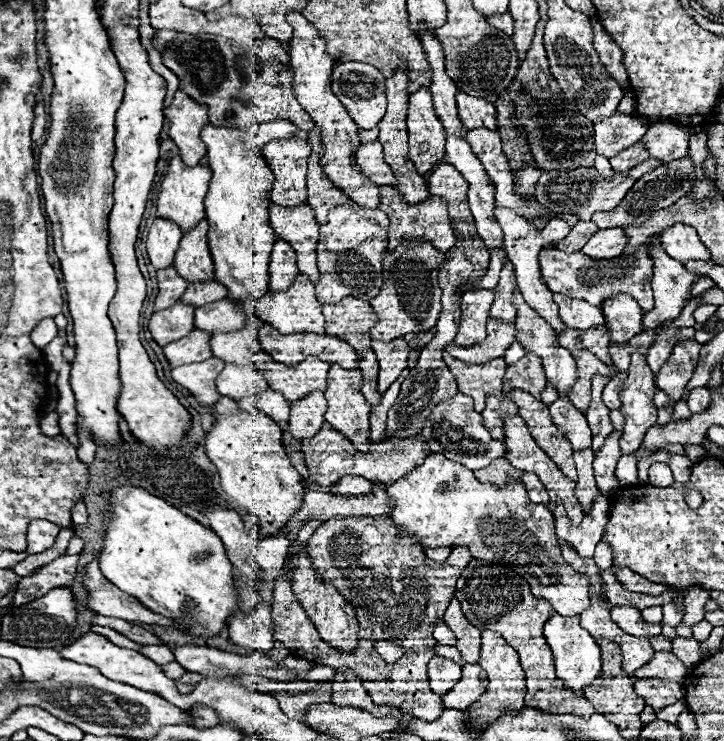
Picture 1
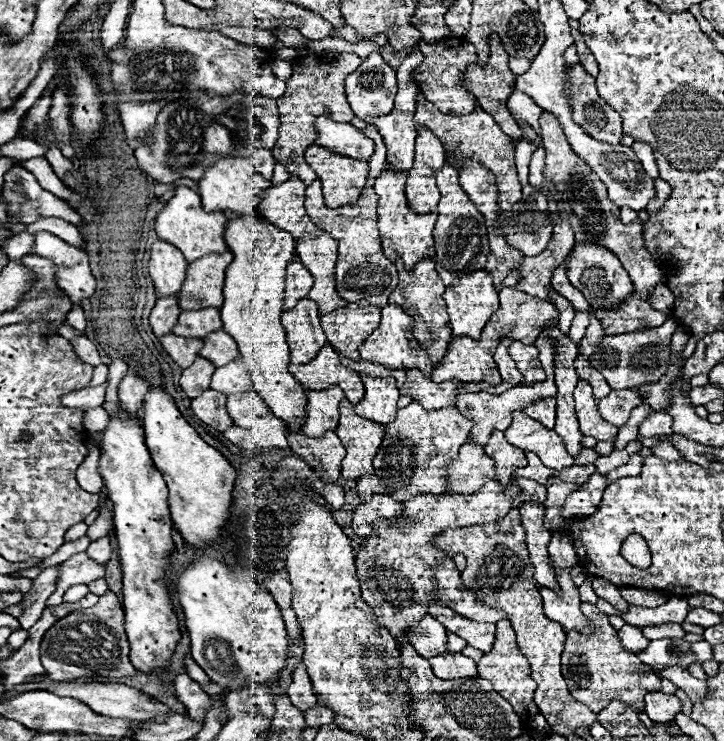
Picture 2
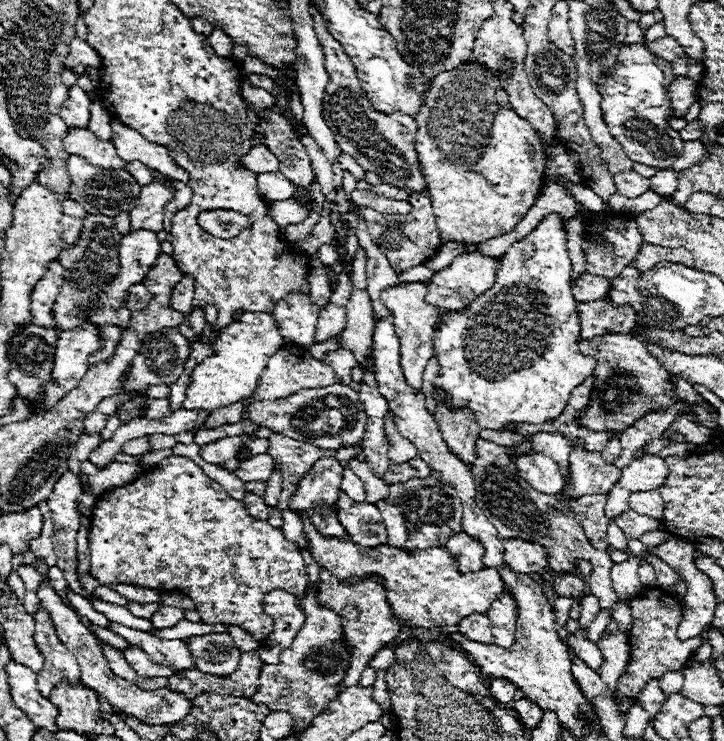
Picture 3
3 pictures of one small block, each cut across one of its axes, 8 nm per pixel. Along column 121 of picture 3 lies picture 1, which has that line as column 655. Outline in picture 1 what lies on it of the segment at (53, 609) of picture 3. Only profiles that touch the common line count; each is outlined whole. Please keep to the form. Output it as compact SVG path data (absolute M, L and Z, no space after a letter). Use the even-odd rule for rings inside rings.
M636 678L634 682L634 692L644 698L648 706L654 710L660 710L664 706L670 706L684 698L686 690L678 682L668 682L662 678Z

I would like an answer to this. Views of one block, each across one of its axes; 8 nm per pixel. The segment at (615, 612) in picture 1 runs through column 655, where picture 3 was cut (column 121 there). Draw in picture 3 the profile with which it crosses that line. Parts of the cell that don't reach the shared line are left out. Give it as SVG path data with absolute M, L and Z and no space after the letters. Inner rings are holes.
M108 624L108 628L116 634L120 634L128 644L142 648L152 662L156 664L164 664L168 668L174 670L184 670L184 668L194 668L194 660L192 654L188 650L188 646L180 640L160 640L160 638L152 638L152 634L140 632L140 630L132 630L126 628L122 624Z

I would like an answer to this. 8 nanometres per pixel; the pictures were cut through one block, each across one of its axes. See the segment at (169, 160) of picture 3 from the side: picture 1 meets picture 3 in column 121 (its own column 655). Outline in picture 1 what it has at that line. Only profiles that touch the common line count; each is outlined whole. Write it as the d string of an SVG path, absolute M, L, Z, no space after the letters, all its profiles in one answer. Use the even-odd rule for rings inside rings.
M676 122L652 124L642 140L650 156L658 158L660 164L668 164L676 158L682 158L688 152L688 128Z

